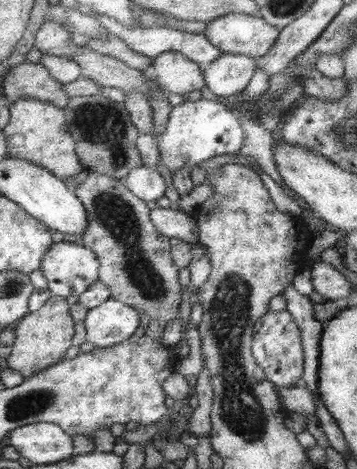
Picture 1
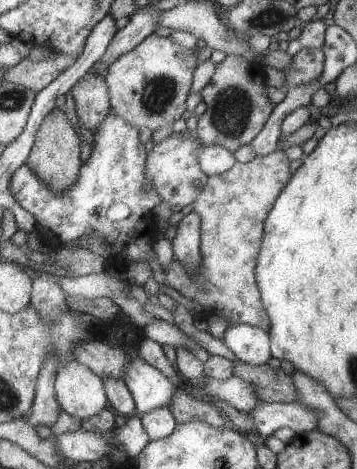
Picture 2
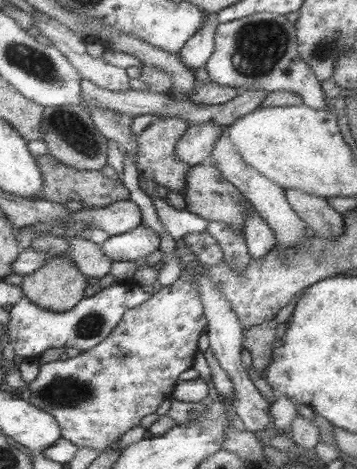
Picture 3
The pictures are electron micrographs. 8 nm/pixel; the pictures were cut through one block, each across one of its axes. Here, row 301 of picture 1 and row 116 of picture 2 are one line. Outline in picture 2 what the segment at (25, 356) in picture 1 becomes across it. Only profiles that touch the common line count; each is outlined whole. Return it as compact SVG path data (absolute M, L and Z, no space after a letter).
M57 108L53 114L49 114L37 134L37 142L33 146L33 152L27 164L35 174L39 174L39 178L53 190L55 196L65 196L67 192L73 192L73 188L79 184L83 166L85 166L81 160L81 142L83 138L77 136L63 108Z

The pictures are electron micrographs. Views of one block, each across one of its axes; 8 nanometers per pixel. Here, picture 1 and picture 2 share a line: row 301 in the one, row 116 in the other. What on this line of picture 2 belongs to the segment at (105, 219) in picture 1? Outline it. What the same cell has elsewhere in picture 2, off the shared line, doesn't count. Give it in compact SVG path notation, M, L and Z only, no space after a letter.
M151 34L143 44L125 54L107 72L105 80L111 94L111 112L123 116L139 132L145 128L151 132L169 128L171 124L181 120L185 110L189 110L187 102L193 92L197 68L199 66L195 50L183 48L171 36L163 38Z

